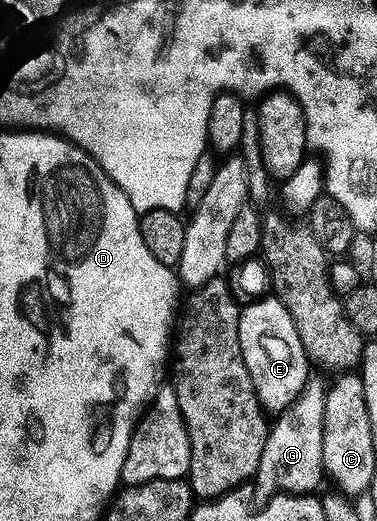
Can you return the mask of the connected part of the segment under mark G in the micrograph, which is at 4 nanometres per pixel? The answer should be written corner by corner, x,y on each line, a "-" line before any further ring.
317,377
310,378
309,384
303,389
303,393
298,399
292,403
286,411
280,412
276,416
275,422
272,424
269,432
269,440
267,441
267,449
263,449
263,461
259,461
259,473
255,480
255,487
265,494
265,497
272,497
274,495
313,495
321,487
321,482
326,482
327,476
325,473
325,466
323,465
323,421
325,420
325,410
327,409
327,387
326,384
321,384

